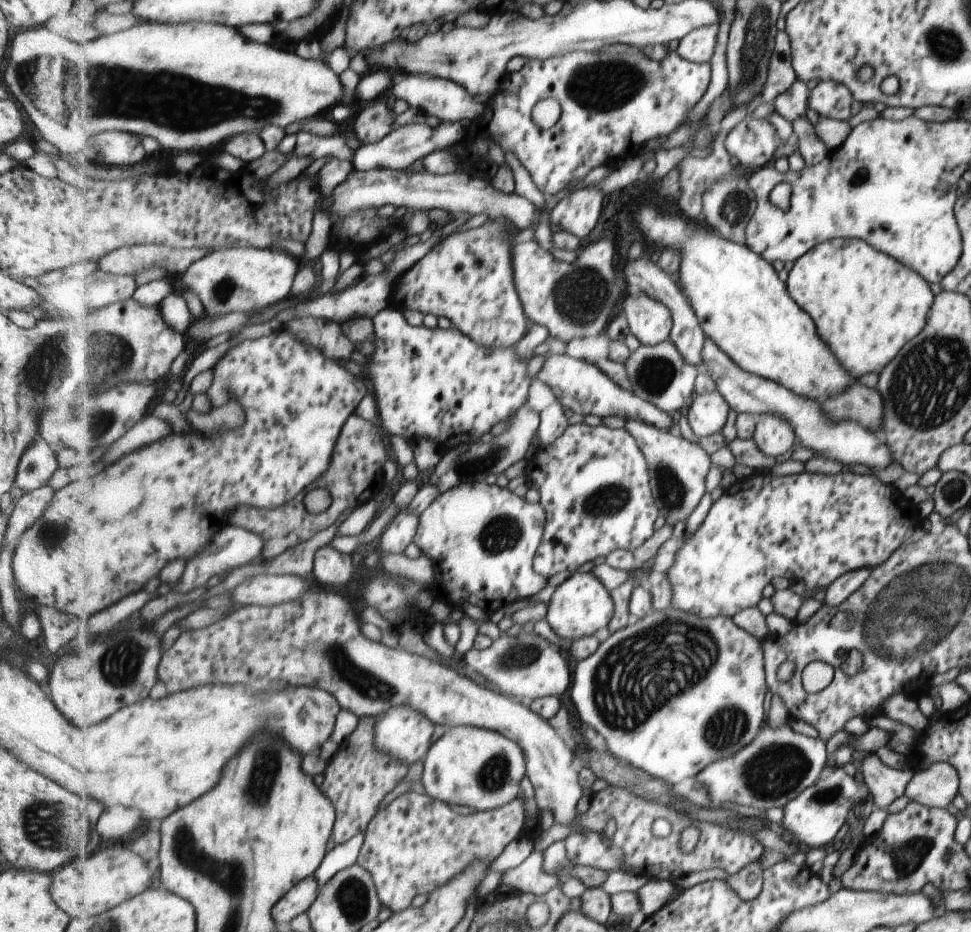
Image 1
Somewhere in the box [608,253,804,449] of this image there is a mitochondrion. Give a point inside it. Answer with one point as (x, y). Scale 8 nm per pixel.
(654, 374)

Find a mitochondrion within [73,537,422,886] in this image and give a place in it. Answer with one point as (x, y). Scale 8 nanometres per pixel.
(370, 685)

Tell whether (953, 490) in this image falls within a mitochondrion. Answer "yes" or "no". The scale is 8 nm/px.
yes

